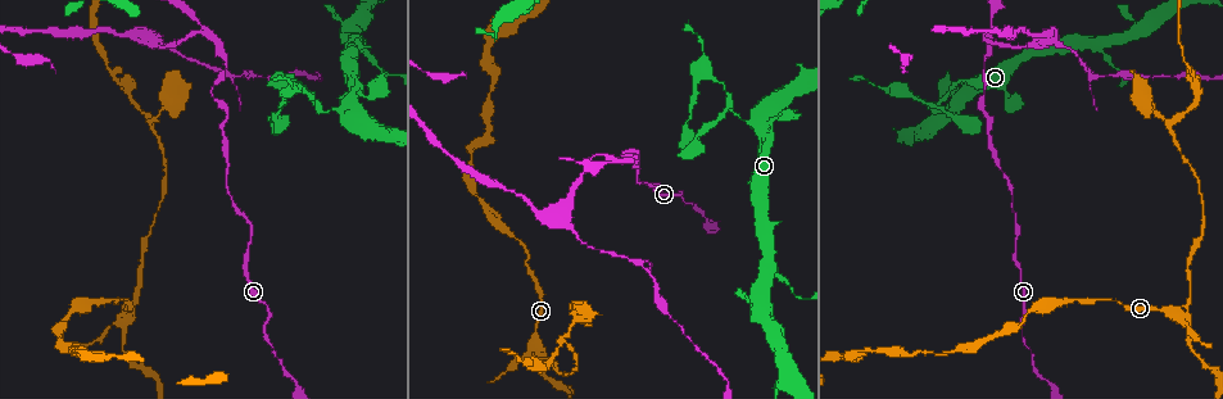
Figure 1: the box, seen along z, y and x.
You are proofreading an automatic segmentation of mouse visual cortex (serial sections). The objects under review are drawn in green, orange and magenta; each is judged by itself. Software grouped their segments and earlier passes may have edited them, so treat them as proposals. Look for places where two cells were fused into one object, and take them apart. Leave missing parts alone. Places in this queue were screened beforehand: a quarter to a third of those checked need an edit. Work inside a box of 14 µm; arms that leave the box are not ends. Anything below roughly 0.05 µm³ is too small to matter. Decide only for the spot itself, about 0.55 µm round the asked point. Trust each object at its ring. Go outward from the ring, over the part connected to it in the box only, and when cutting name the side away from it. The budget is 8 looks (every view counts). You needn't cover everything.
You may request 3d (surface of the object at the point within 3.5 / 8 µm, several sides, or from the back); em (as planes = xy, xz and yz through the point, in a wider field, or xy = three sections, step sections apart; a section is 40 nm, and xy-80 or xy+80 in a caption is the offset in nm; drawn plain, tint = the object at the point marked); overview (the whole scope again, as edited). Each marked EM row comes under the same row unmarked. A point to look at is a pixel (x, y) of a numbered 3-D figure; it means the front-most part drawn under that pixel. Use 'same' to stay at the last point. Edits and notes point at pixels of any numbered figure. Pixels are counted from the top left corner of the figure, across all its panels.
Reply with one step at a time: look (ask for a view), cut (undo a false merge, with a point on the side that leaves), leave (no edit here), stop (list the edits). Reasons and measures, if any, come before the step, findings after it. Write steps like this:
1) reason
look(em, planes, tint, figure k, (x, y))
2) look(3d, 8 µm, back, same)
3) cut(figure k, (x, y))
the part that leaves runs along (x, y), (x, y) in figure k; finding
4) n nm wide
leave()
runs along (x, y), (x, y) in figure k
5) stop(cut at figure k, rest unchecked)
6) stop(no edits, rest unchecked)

sharp bend
look(3d, 3.5 µm, figure 1, (625, 155))

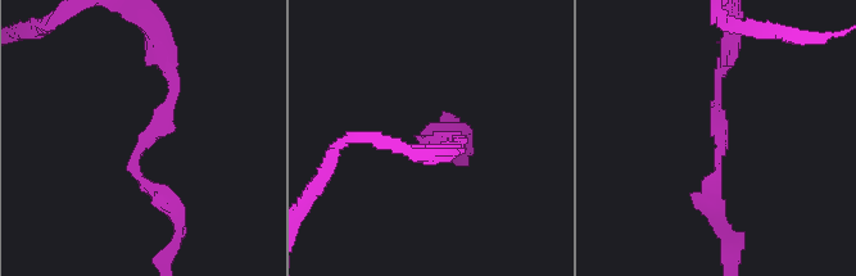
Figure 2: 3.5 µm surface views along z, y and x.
arms of 150, 200 nm
look(em, xy, step 1, tint, figure 2, (425, 138))

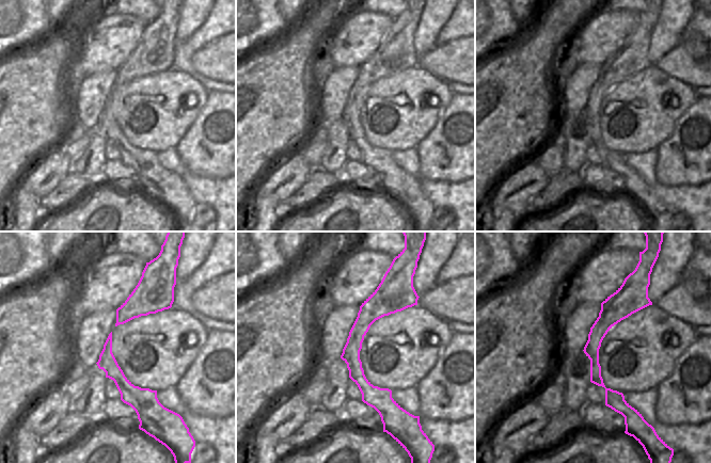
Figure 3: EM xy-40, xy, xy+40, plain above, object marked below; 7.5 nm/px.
leave()
runs along (382, 286), (354, 368), (384, 415) in figure 3; continuous, no second cell

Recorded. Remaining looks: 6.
three arms meet
look(3d, 3.5 µm, figure 1, (617, 160))

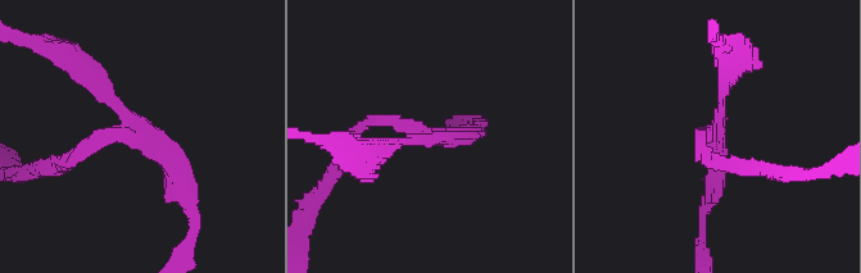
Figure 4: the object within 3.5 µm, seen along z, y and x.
3 arms; arms of 150, 150, 200 nm
look(em, planes, tint, figure 4, (145, 138))

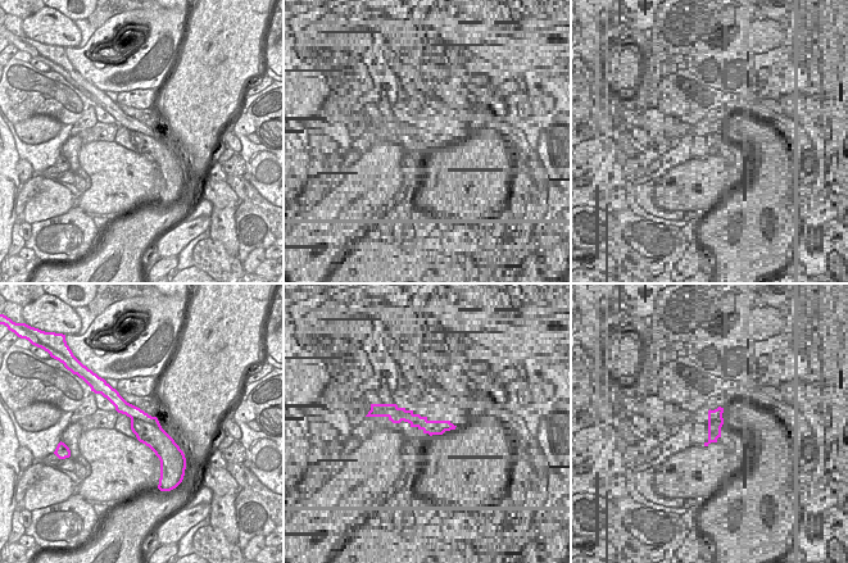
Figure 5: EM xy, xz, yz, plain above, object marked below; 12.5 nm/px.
cut(figure 4, (77, 154))
the part that leaves runs along (125, 135), (37, 169) in figure 4; two cells meet here

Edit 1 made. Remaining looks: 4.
thin arm on a thick one
look(3d, 3.5 µm, figure 1, (347, 108))

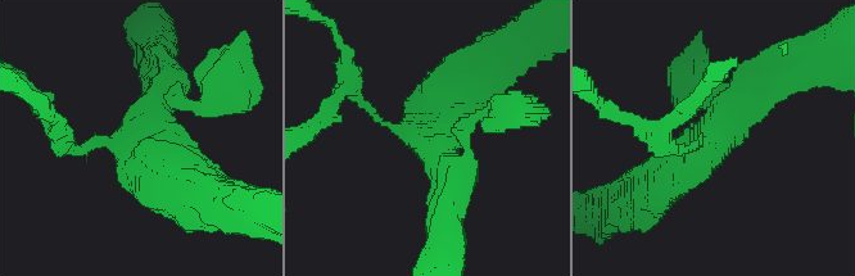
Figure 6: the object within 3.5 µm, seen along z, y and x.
need the tissue
look(em, xy, step 3, tint, figure 6, (715, 137))

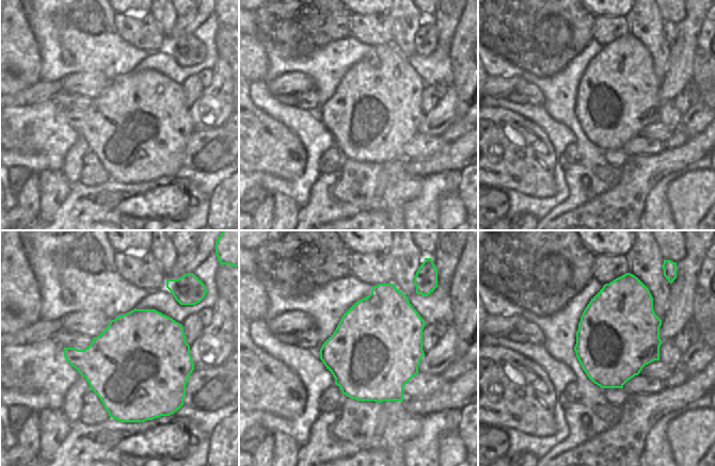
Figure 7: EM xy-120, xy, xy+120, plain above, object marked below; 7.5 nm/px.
leave()
continuous, no second cell

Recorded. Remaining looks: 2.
stop(cut at figure 4, rest unchecked)

